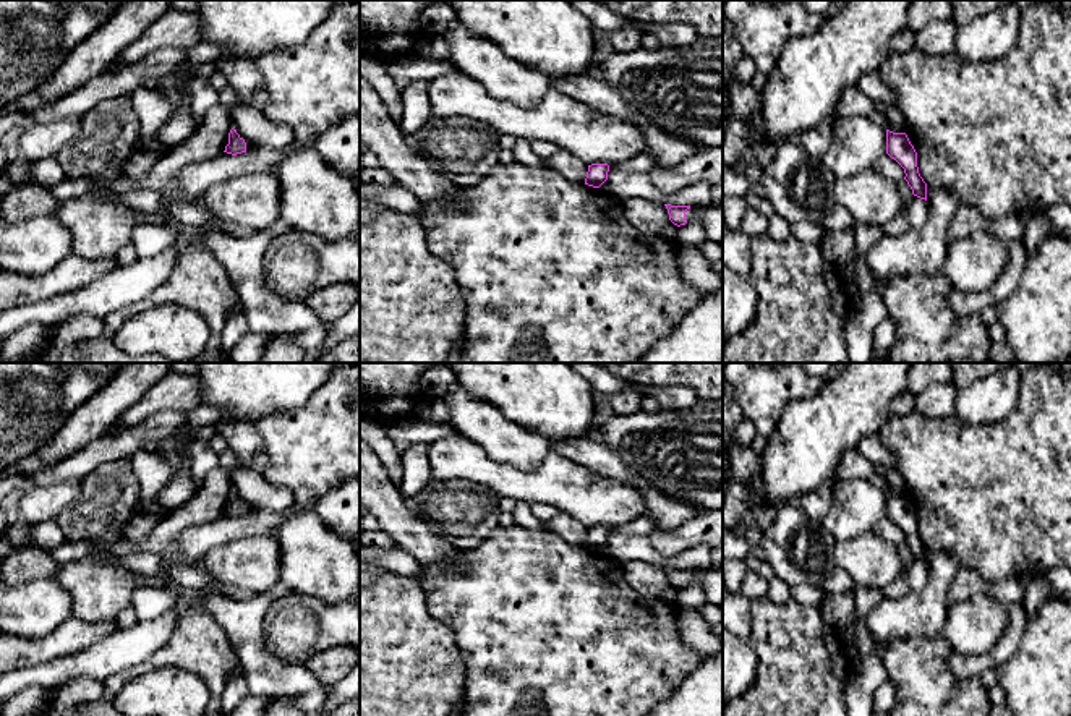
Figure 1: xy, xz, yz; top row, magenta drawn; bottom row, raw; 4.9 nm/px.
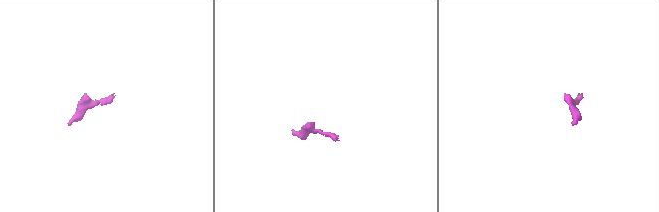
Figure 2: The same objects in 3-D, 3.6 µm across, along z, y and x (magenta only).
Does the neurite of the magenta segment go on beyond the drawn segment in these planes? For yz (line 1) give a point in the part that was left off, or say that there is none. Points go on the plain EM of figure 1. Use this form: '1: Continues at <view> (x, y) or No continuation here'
1: No continuation here

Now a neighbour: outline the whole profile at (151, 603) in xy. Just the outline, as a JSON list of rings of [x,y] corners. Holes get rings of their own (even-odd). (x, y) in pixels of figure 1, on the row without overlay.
[[[173,585],[164,588],[147,588],[143,593],[133,596],[133,606],[138,616],[138,622],[152,620],[164,612],[173,609],[181,595],[181,588]]]

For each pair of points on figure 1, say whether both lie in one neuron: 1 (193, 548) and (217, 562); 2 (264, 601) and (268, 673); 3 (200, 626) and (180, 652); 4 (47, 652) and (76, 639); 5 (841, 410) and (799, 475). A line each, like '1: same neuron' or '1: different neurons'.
1: different neurons
2: same neuron
3: same neuron
4: same neuron
5: same neuron

